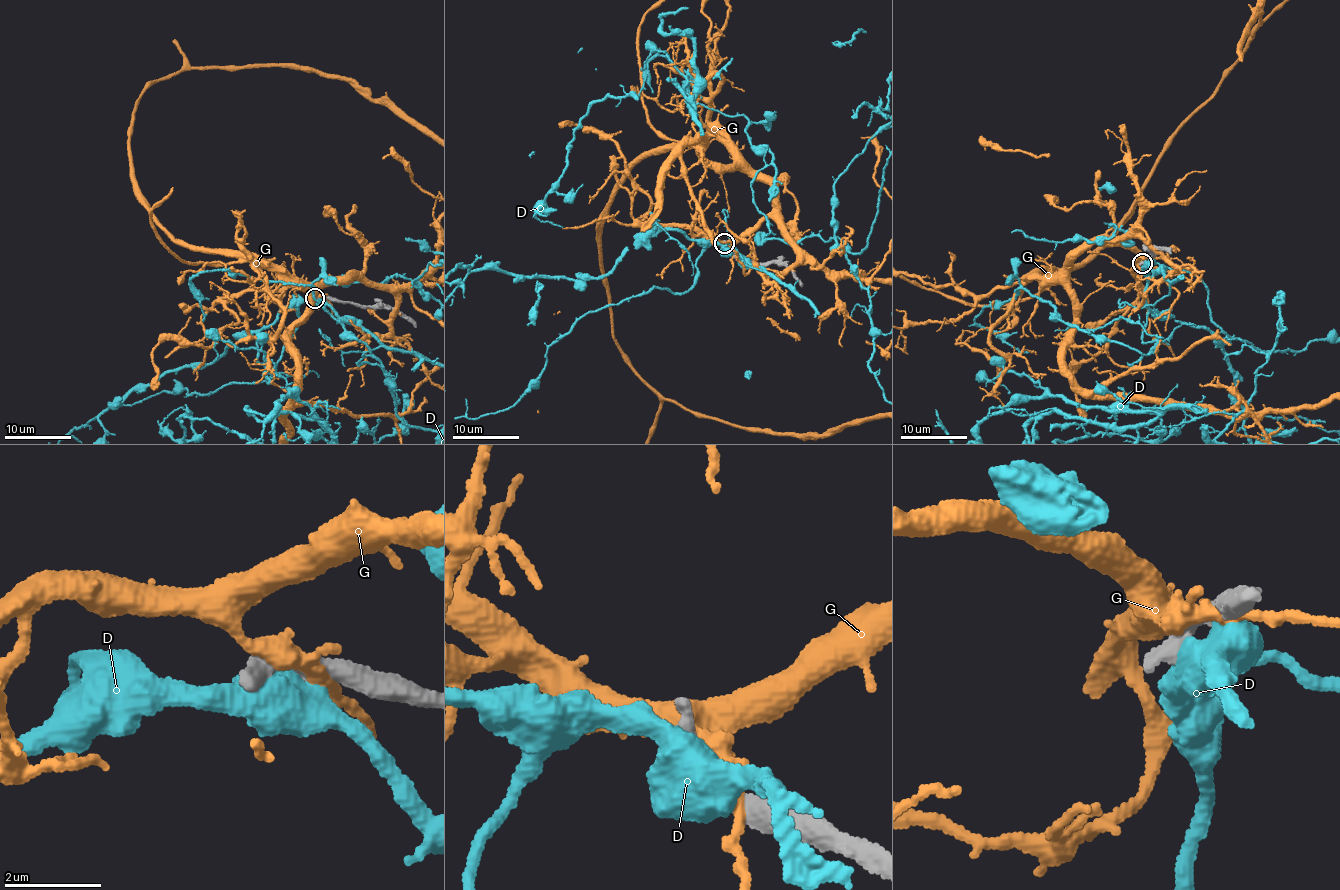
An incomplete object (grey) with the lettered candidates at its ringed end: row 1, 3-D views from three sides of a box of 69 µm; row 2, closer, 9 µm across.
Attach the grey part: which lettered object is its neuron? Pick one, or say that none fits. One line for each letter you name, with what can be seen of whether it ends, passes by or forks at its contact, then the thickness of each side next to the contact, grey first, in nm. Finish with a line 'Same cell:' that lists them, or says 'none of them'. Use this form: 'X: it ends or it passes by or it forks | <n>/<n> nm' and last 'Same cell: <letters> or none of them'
Same cell: none of them

